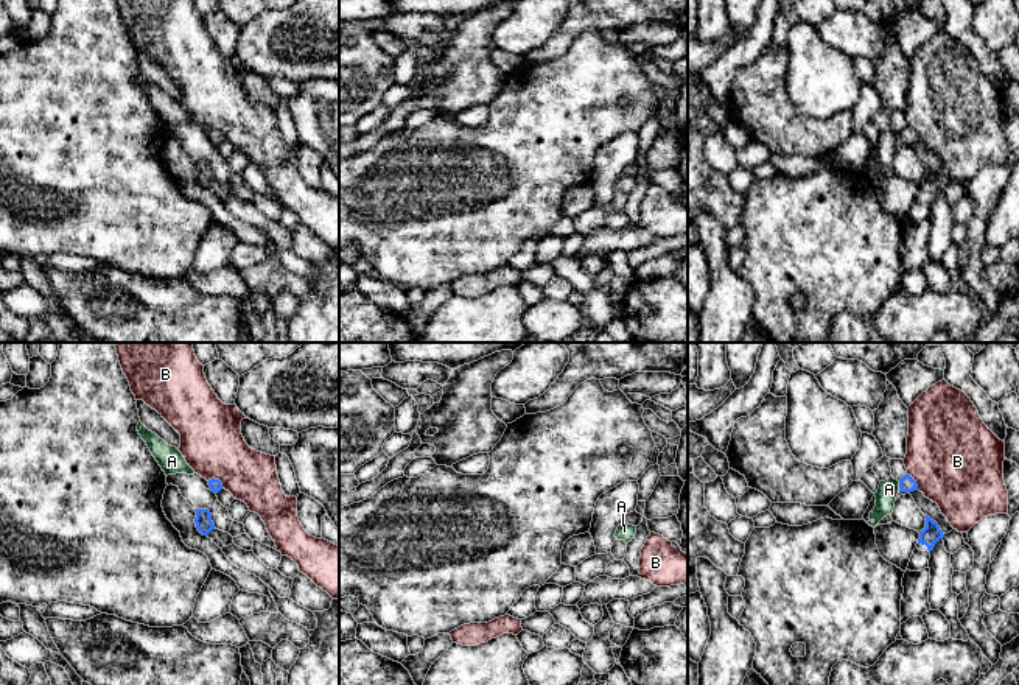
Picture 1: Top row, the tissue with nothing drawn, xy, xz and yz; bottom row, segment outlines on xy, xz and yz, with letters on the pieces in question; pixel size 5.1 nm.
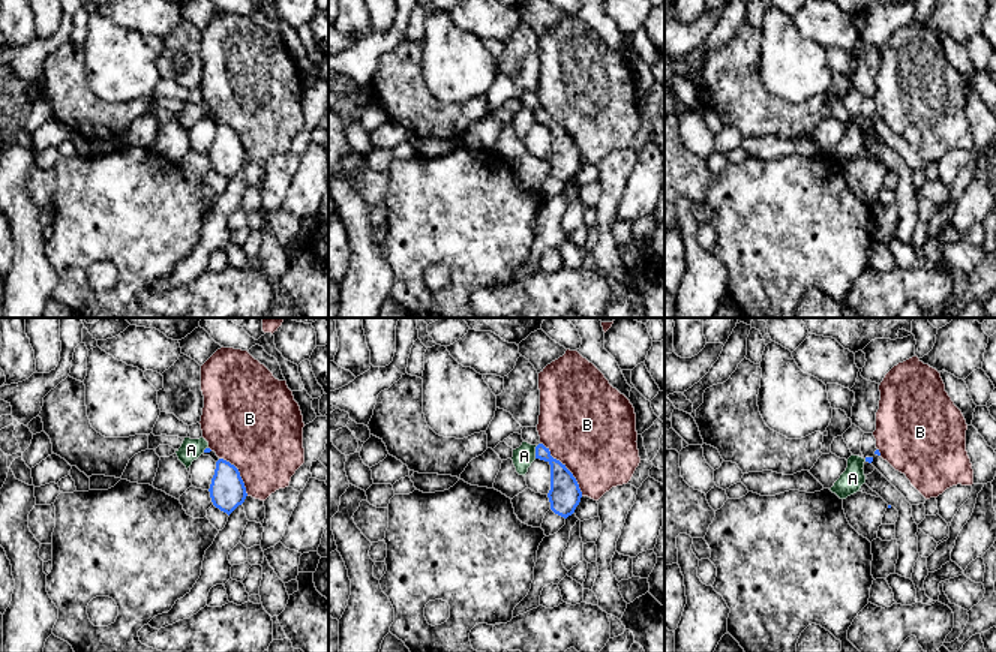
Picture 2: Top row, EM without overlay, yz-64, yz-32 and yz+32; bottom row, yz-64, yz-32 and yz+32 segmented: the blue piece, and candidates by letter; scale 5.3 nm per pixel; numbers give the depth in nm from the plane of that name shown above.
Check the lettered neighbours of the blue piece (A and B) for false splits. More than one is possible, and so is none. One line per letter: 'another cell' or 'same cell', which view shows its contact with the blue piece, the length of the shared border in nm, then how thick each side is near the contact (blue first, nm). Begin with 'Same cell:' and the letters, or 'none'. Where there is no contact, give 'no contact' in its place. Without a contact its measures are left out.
Same cell: none
A: another cell | yz | 60 nm | 80/110 nm
B: another cell | xy | 100 nm | 60/320 nm

